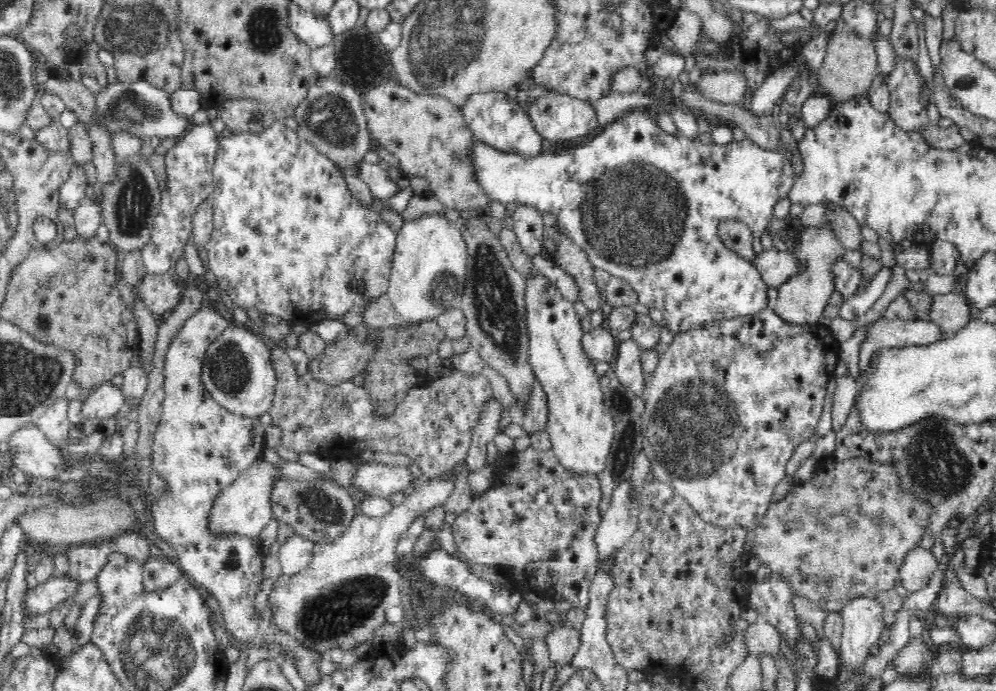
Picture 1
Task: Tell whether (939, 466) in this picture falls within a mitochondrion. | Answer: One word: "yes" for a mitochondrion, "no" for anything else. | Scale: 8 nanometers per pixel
yes

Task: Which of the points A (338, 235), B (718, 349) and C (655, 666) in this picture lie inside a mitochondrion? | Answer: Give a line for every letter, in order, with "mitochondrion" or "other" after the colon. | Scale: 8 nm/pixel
A: mitochondrion
B: other
C: other

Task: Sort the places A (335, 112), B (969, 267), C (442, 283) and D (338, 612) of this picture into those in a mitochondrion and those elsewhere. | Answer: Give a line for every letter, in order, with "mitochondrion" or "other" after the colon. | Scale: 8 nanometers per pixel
A: mitochondrion
B: other
C: mitochondrion
D: mitochondrion

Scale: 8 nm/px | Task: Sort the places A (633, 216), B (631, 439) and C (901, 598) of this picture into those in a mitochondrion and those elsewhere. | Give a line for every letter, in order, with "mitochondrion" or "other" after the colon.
A: mitochondrion
B: mitochondrion
C: other

